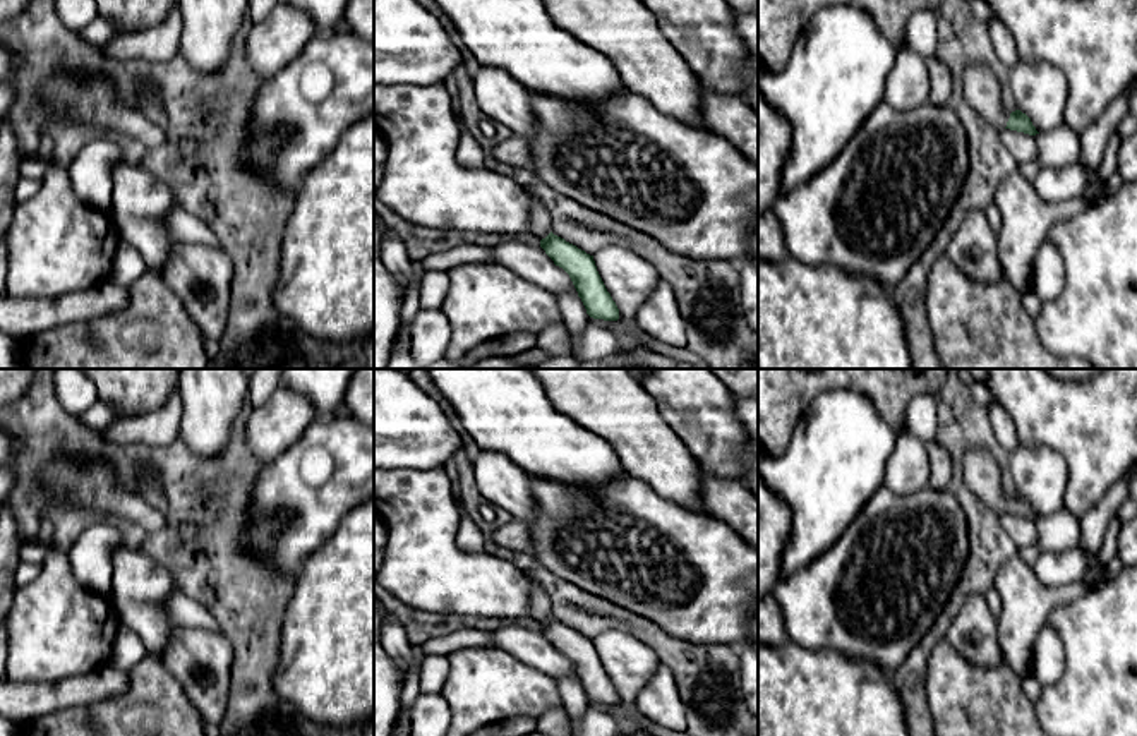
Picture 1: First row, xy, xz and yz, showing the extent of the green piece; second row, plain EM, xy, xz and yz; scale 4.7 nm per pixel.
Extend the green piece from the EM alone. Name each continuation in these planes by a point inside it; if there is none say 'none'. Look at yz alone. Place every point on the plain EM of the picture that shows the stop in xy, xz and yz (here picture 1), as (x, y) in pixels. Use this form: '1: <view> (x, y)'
1: yz (981, 476)

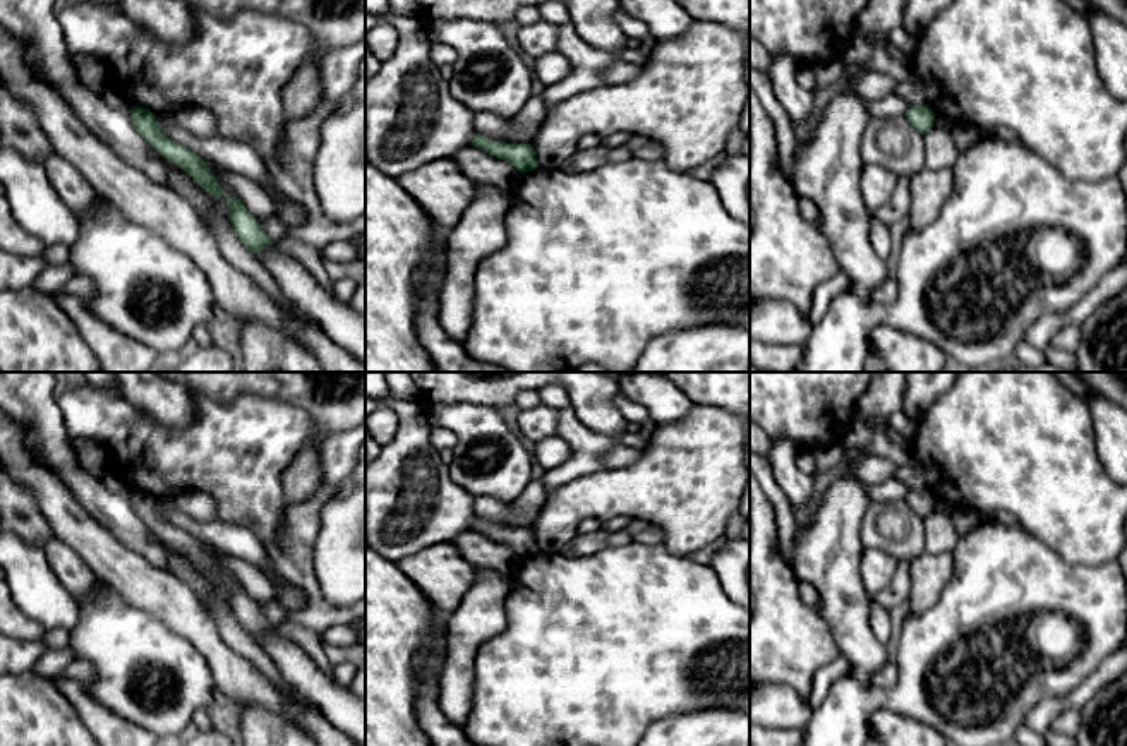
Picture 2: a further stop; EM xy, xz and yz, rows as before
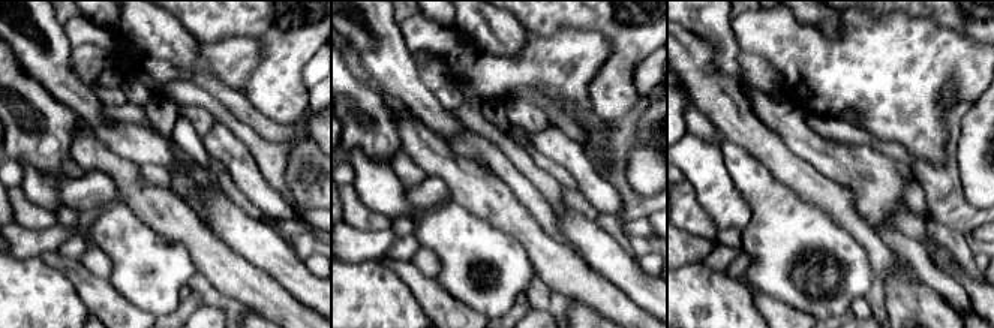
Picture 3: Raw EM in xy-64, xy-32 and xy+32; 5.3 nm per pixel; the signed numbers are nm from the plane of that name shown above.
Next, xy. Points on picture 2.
none

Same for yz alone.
none

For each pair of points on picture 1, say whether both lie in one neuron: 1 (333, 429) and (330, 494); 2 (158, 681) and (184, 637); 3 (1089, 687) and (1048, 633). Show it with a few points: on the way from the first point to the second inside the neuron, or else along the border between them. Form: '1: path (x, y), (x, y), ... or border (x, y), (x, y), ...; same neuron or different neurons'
1: path (342, 445), (342, 479); same neuron
2: border (158, 659), (191, 700); different neurons
3: border (1048, 621), (1060, 640), (1064, 673), (1043, 687); different neurons

